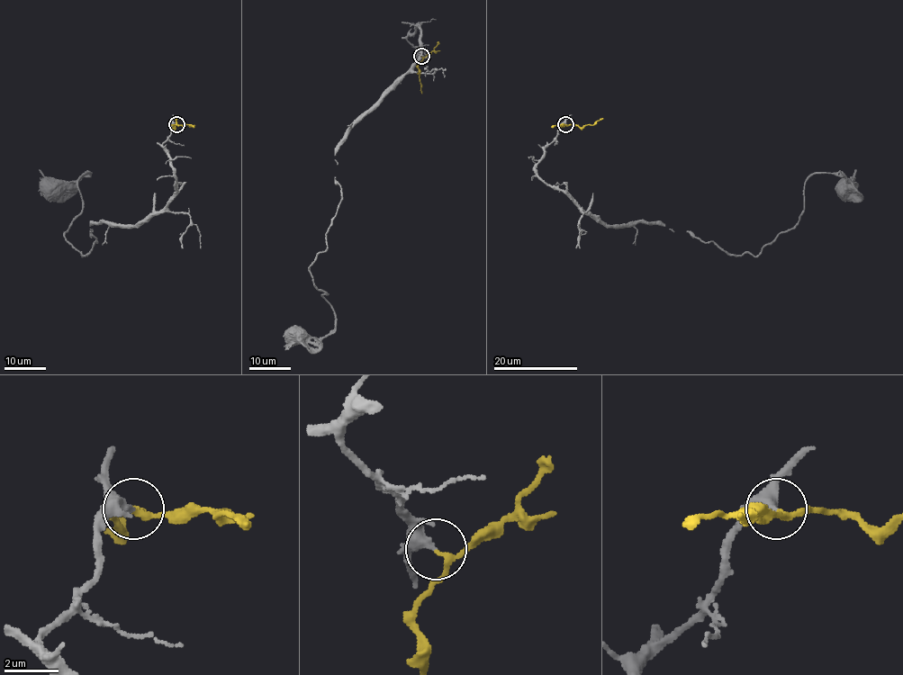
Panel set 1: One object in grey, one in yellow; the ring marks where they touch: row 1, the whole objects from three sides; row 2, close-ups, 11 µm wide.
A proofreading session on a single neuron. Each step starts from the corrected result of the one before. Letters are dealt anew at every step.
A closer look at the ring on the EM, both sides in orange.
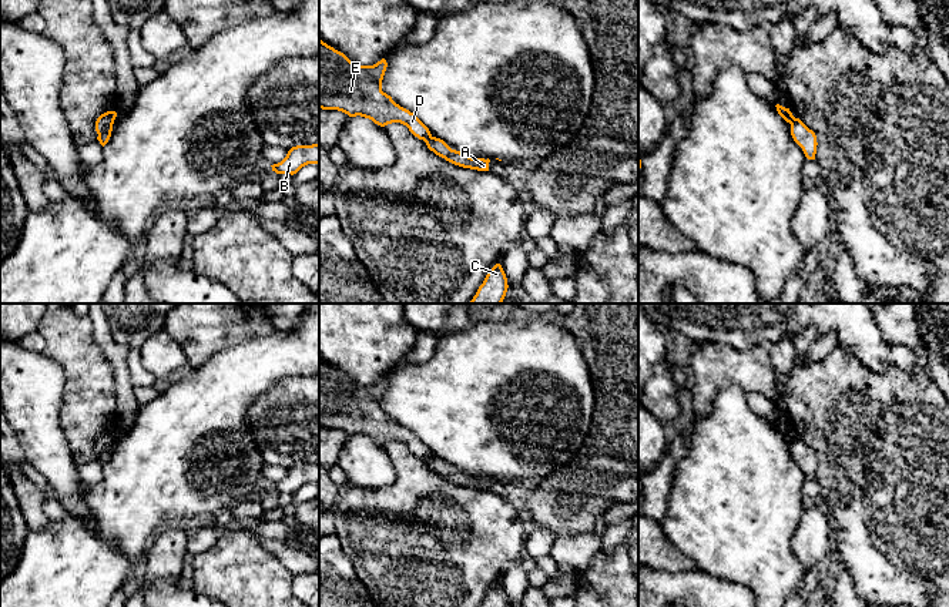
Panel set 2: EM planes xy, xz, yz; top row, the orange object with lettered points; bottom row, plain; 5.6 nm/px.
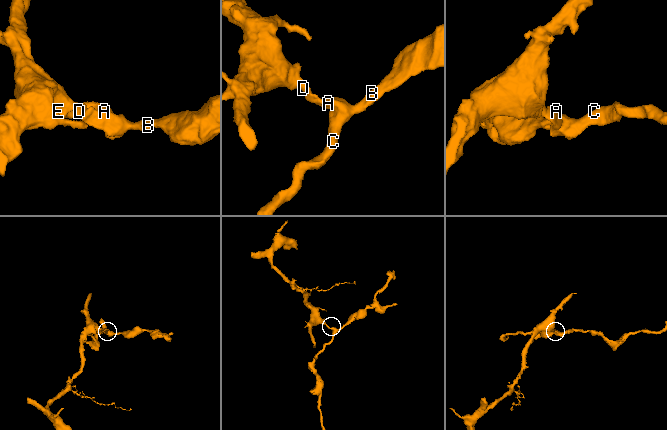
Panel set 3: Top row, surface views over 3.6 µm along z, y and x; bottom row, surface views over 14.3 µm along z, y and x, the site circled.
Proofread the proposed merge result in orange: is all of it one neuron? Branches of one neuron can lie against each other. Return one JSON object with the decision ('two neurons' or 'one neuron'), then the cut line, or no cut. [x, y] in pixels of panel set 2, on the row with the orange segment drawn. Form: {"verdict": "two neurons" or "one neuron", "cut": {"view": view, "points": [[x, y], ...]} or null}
{"verdict": "two neurons", "cut": {"view": "xy", "points": [[113, 121], [99, 136]]}}

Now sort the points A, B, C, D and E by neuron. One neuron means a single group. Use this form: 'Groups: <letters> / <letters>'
Groups: A B C / D E

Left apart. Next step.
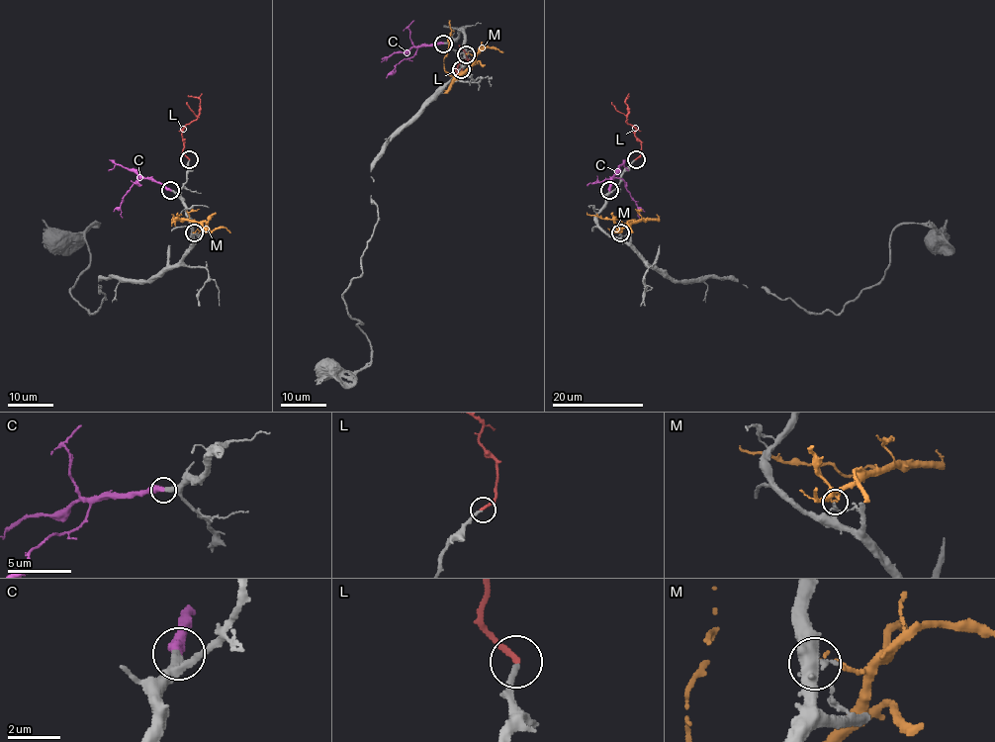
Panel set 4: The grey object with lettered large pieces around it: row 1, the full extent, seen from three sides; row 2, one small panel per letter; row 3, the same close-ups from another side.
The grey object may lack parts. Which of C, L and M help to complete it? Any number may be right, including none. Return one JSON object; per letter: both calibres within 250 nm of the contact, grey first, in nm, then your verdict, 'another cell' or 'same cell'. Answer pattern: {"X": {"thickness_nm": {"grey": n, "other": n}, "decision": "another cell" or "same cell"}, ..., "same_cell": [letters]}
{"C": {"thickness_nm": {"grey": 360, "other": 420}, "decision": "same cell"}, "L": {"thickness_nm": {"grey": 200, "other": 240}, "decision": "same cell"}, "M": {"thickness_nm": {"grey": 220, "other": 130}, "decision": "another cell"}, "same_cell": ["C", "L"]}

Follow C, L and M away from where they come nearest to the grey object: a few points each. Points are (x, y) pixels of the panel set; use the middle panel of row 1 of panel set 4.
C: (443, 44), (420, 46), (393, 69), (395, 73)
L: (461, 69), (455, 74), (454, 68), (466, 59), (473, 59), (460, 61)
M: (466, 53), (472, 53), (475, 60), (462, 72), (451, 75), (444, 67), (451, 32), (450, 21)

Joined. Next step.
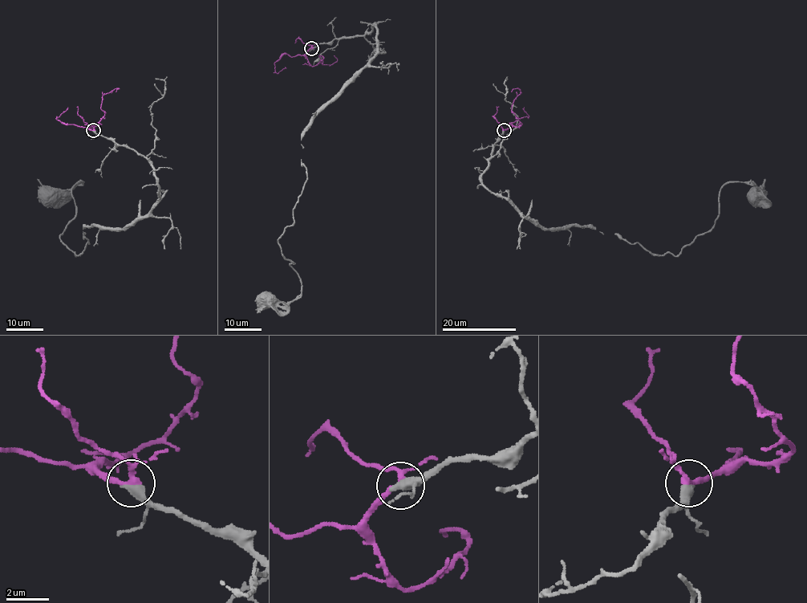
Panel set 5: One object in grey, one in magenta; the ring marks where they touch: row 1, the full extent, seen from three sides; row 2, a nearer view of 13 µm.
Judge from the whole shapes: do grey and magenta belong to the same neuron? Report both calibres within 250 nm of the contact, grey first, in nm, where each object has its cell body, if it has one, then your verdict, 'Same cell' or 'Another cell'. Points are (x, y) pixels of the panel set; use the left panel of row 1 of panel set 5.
Thickness 500 nm (grey) against 280 nm. Soma of grey: (49, 195). Soma of magenta: none. Same cell

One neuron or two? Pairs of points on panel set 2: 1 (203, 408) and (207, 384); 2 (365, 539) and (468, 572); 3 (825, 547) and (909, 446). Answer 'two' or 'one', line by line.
1: one
2: one
3: two

